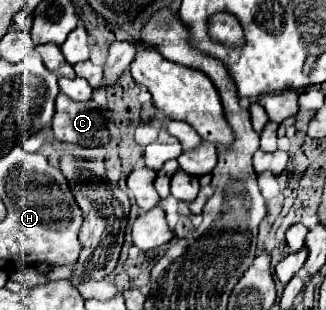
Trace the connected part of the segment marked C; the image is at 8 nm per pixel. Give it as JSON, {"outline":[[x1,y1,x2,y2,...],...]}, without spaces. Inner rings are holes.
{"outline":[[62,92,56,98,56,114,52,120,54,138,60,142,100,148,110,142,108,116,92,100,74,102]]}

